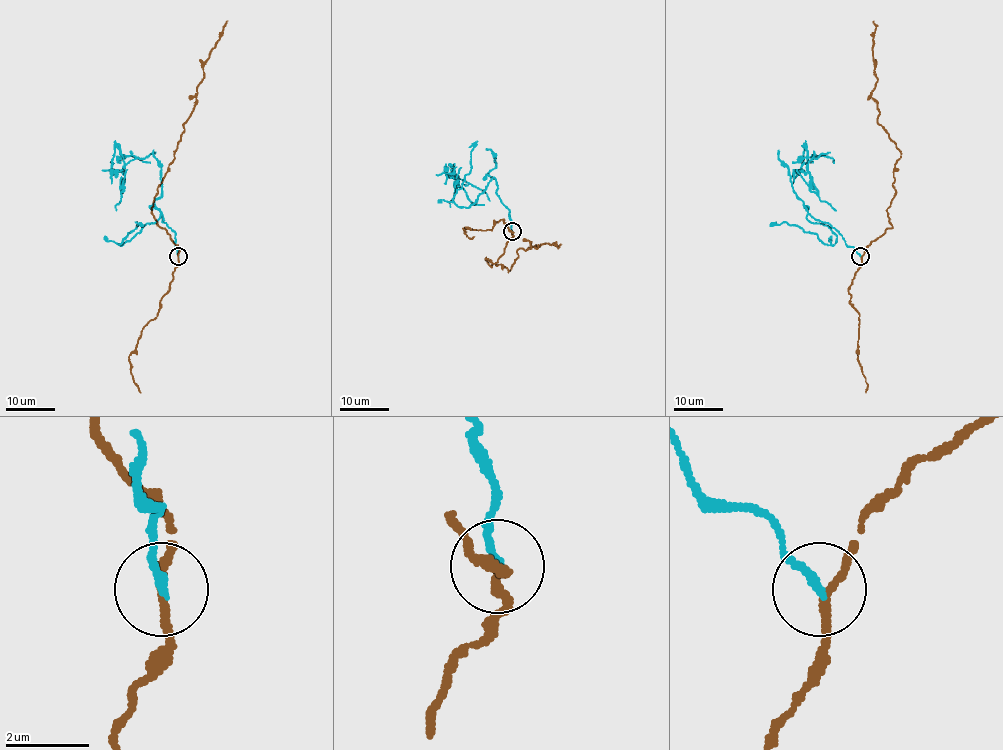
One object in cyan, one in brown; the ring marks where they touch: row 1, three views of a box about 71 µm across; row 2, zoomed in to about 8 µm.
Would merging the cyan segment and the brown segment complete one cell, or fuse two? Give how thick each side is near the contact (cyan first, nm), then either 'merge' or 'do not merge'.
200/190 nm | do not merge

